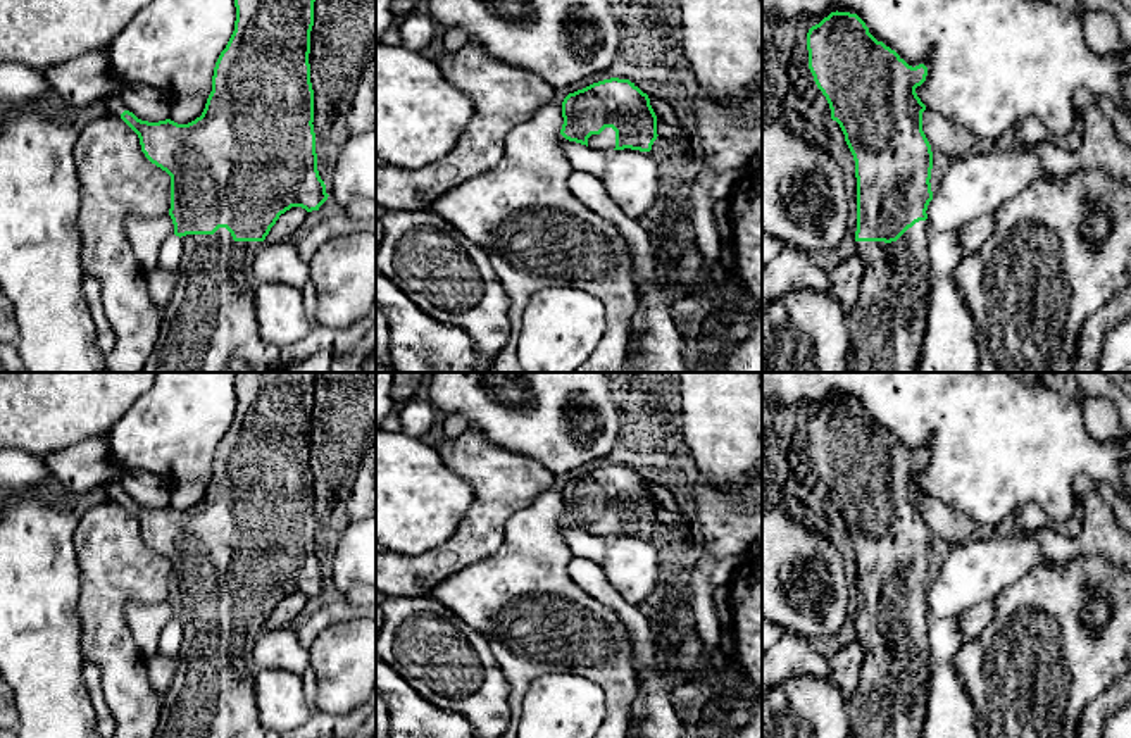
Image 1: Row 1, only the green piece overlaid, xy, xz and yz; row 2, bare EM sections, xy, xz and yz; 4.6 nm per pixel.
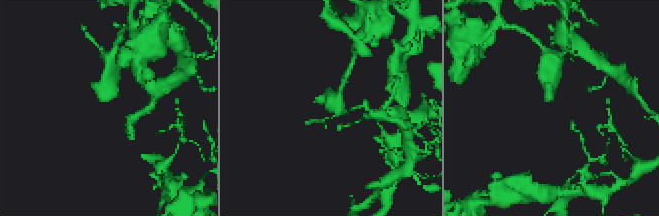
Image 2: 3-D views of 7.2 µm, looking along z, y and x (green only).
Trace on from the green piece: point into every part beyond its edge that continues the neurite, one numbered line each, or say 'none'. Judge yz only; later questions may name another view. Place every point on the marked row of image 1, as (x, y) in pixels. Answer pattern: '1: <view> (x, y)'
1: yz (887, 326)

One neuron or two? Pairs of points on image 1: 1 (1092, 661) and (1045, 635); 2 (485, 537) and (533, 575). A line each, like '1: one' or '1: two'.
1: one
2: two

